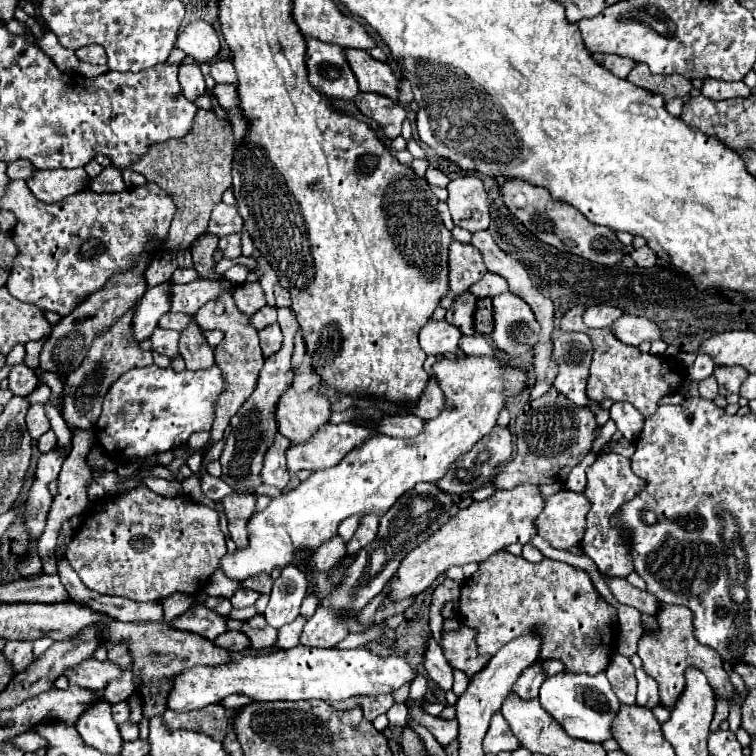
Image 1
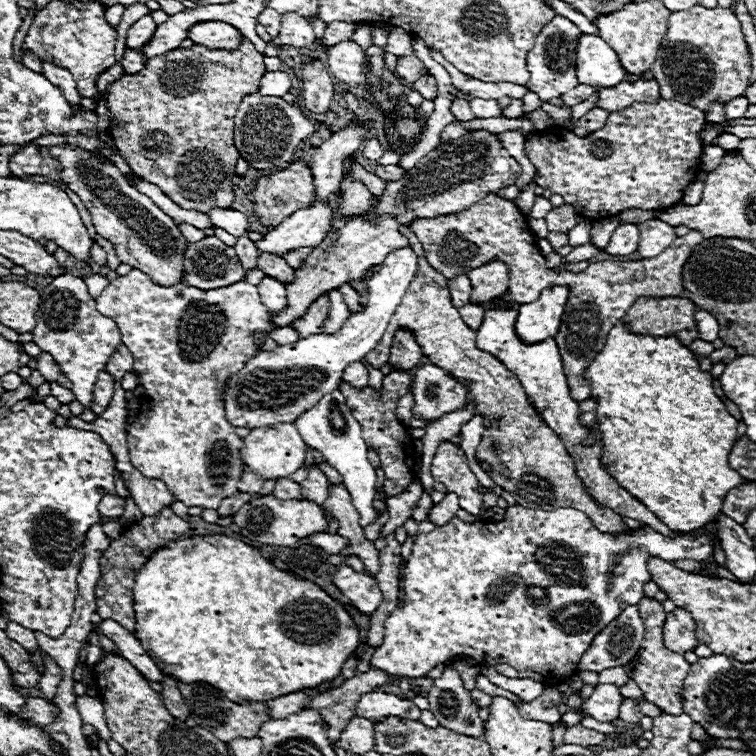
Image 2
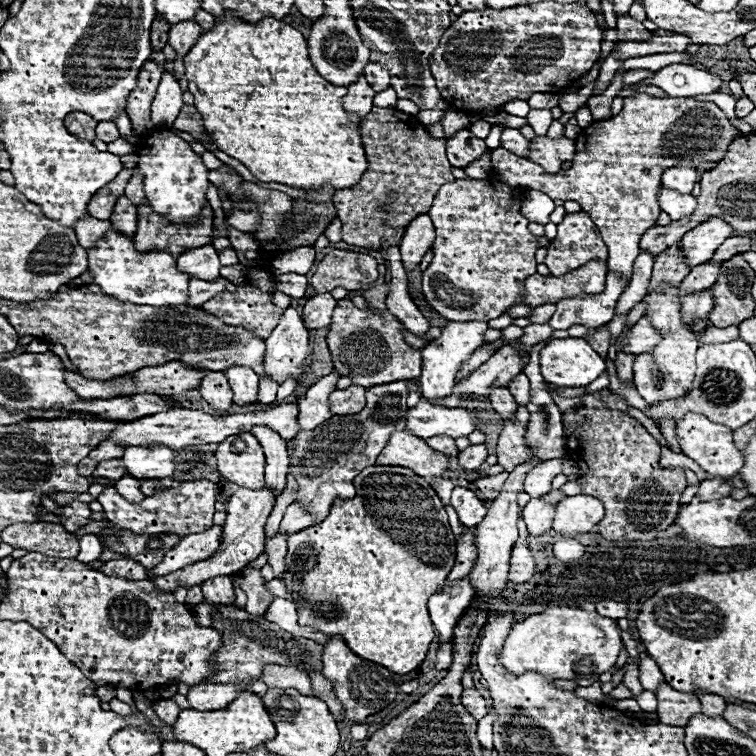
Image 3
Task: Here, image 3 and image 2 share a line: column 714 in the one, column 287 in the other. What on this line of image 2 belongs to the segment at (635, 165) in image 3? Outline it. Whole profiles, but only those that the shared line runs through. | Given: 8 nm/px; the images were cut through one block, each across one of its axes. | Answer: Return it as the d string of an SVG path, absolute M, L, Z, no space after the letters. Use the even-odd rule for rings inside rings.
M250 94L250 96L244 96L236 112L234 146L252 168L278 170L278 168L284 168L294 158L298 142L312 136L314 132L316 132L316 126L296 106L286 104L282 98Z

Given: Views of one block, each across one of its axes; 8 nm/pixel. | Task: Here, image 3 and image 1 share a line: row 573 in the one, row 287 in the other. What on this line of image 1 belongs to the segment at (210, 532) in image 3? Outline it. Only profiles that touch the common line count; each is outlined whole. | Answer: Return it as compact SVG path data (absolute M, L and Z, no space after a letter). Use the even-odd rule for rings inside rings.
M172 280L146 290L146 294L144 294L144 298L138 304L138 310L134 314L134 338L136 338L136 342L148 338L152 334L152 330L156 328L160 316L170 312L170 286L174 286Z

